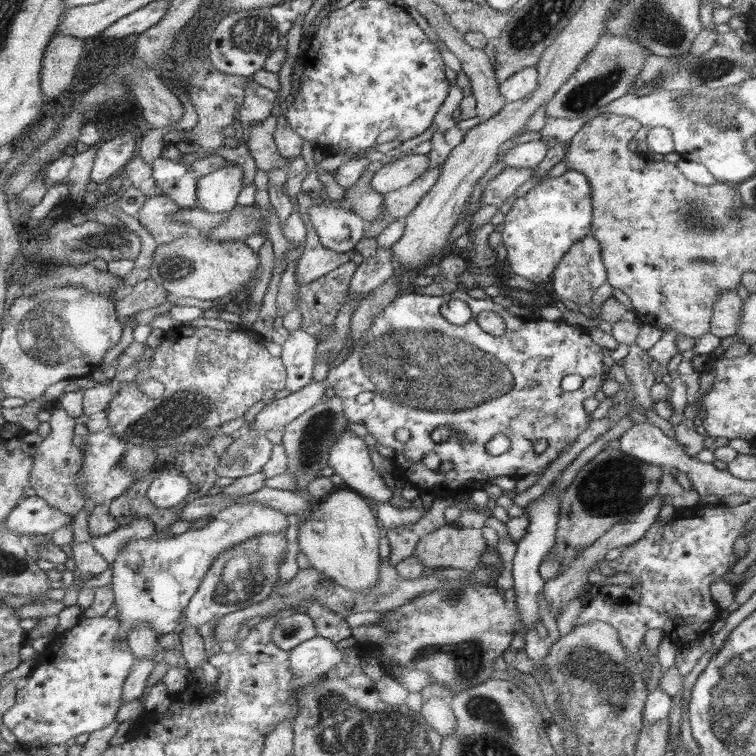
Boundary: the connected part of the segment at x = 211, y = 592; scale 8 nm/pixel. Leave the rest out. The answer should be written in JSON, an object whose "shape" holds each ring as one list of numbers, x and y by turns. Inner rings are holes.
{"shape":[[275,533,259,535,222,552,213,567,210,567,204,582,201,583,200,590,185,609,185,626,199,629,212,619,242,611,268,598,278,584,278,568,282,565,284,556,286,560,287,550,287,537]]}

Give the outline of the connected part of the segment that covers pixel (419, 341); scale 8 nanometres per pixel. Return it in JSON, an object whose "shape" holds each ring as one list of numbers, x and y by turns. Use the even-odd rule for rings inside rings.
{"shape":[[448,256,438,261,438,265,440,265,440,268,442,269,442,272,439,272,439,274,444,276,448,282,454,282,459,289,443,296,422,295,422,292,413,292,411,294,402,296,399,294,374,319,370,330,365,332,362,335,362,338,359,338,353,343,352,351,350,351,346,360,328,371,324,382,334,389,336,396,339,396,342,399,343,413,345,414,348,422,363,424,366,426,368,432,370,432,370,434,376,438,378,443,388,446,388,448,394,448,394,456,392,457,393,467,396,466,403,468,405,469,404,471,406,473,406,469,410,468,412,462,421,461,422,458,424,458,424,454,426,454,429,450,434,450,434,452,440,456,440,460,442,460,442,462,452,462,452,469,445,473,446,476,444,476,444,482,440,488,435,487,418,489,420,493,432,494,435,496,435,498,438,498,438,496,442,496,442,498,444,498,444,492,441,492,441,490,446,492,456,492,458,490,464,491,466,490,467,482,475,482,480,480,488,482,490,478,498,476,508,476,517,480,519,478,526,477,531,473,537,474,538,472,543,471,547,466,549,467,551,462,556,459,556,456,558,456,558,453,564,449,569,450,572,443,576,441,577,436,582,434,582,432,588,428,588,420,592,418,592,415,588,416,588,412,584,410,584,406,582,406,582,404,584,404,584,400,586,400,586,398,594,396,594,394,600,390,600,386,602,386,602,374,604,374,604,364,602,364,602,348,600,348,598,344,594,344,594,342,592,342,592,338,586,334,587,330,582,330,582,327,570,326,570,324,564,324,564,322,548,322,548,320,542,318,538,318,538,322,528,322,528,318,513,316,506,311,504,306,493,302,490,298,475,299,466,293,468,289,459,278,462,272,466,270,466,266,468,266,468,264,466,264,466,259,462,259,460,256],[450,299,462,300,462,302,466,302,466,304,468,304,468,306,471,308,473,315,466,324,458,326,448,322,448,320,442,316,440,308,442,308,442,304,445,302,450,302],[485,310,497,312,505,320,505,323,507,324,507,331,502,336,492,336,491,334,484,332,480,328,480,325,476,322,476,316],[570,374,579,374,583,378,582,386,577,390,566,391,560,387,562,378,564,378,564,376,570,376],[362,392,373,392,374,397,372,400,370,400,370,402,360,404,358,401,356,401,356,396,358,396,358,394,362,394],[442,425,450,425,454,429,460,430,460,433,453,433,451,436,449,436,448,440,445,440,444,442,437,442,436,440,433,440,432,434],[400,428,406,428,406,430,410,430,411,432,411,437,406,443,402,443,394,437,396,430,400,430],[496,434,505,434,511,442,510,450,507,450,500,456,494,456,492,453,488,454,488,451,486,450,486,442,492,440],[541,438,548,440,548,448,542,453,536,453,534,451,534,447,532,447,532,444]]}

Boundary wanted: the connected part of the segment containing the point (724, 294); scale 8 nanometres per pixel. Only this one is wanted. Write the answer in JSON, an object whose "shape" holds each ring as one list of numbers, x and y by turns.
{"shape":[[735,290,722,291,712,308,710,334,726,338,738,334,739,318,743,300]]}

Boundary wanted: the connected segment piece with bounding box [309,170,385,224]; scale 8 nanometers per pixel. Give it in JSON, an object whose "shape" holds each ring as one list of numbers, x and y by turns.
{"shape":[[364,171,353,187,345,189,344,198,341,200,331,199,327,194,316,200,310,200,309,203,331,202,334,206,341,206,341,208,357,213,369,224,373,220,377,220,379,216,383,216,383,204,385,204,385,198,379,192,371,189,372,175,372,171]]}

